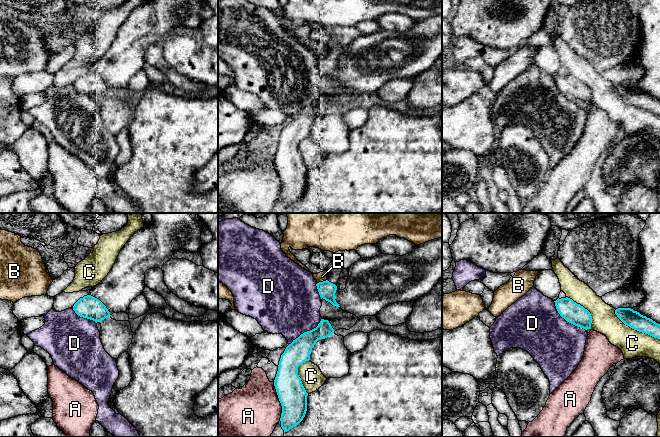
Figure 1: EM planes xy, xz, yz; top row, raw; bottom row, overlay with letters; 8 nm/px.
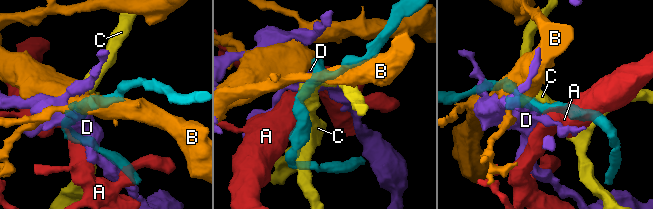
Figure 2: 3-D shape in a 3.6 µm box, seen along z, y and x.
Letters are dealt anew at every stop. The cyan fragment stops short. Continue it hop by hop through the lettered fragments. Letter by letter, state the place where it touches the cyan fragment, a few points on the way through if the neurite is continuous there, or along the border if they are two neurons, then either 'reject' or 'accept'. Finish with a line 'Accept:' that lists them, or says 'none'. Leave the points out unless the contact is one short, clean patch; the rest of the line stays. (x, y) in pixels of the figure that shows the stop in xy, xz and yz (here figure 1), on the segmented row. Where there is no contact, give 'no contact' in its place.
A: contact xz (279, 400); reject
B: contact xz (321, 282); reject
C: contact yz (635, 329); reject
D: contact yz (566, 320); reject
Accept: none

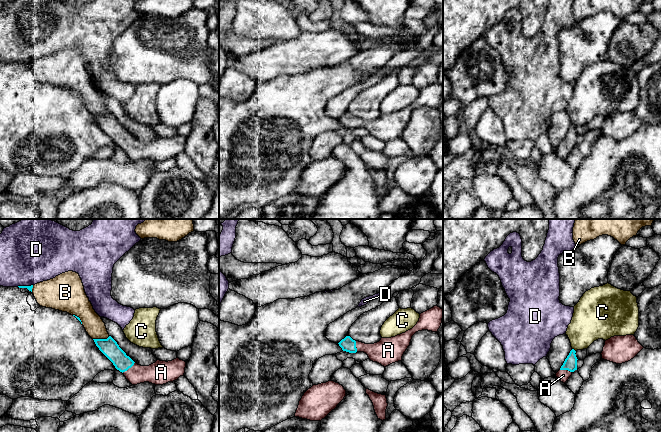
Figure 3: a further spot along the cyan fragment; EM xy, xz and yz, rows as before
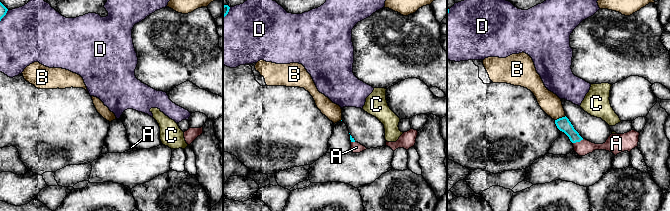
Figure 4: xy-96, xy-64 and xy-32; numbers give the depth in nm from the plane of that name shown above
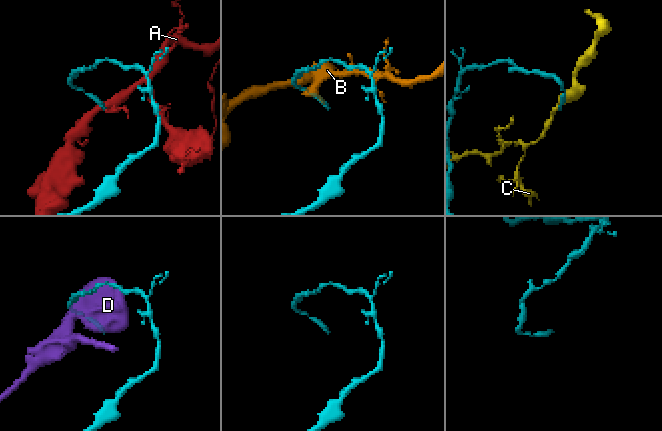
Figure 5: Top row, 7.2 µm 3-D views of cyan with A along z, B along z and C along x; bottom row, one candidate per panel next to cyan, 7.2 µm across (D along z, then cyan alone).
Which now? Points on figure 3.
A: contact xy (128, 368); way xy (109, 347), (128, 368), (134, 373), (158, 373); accept
B: contact xy (101, 339); reject
C: contact yz (574, 350); reject
D: contact xy (24, 286); reject
Accept: A

